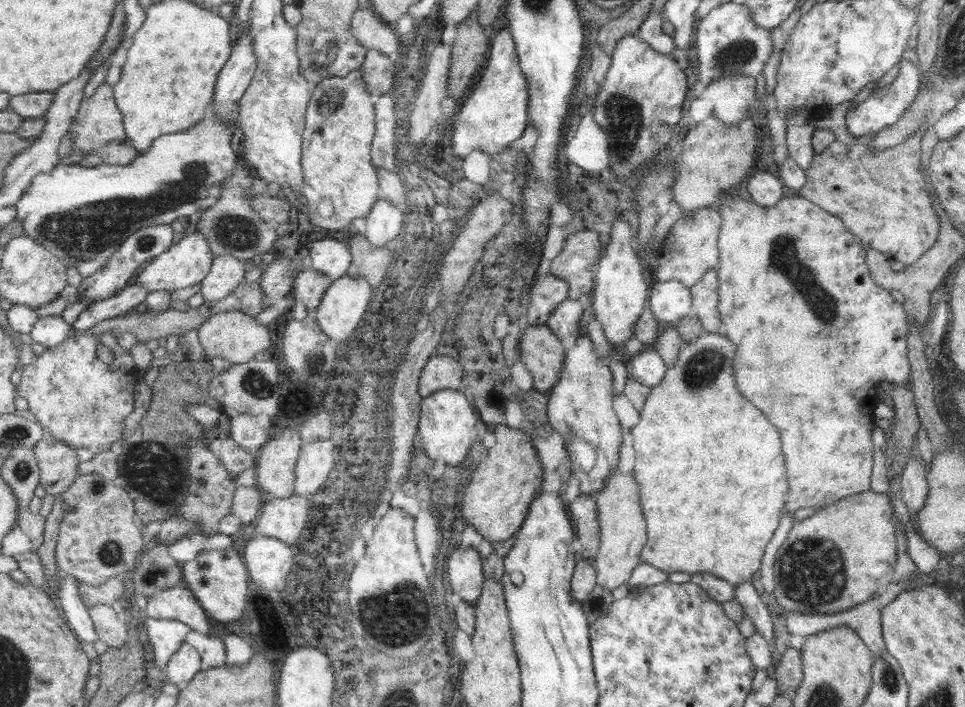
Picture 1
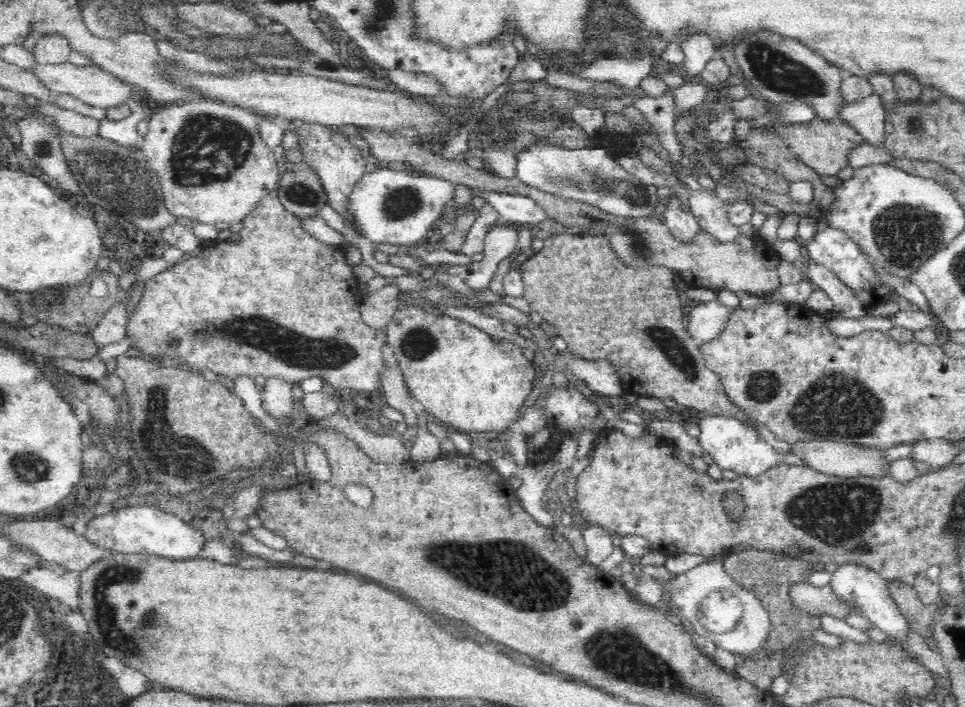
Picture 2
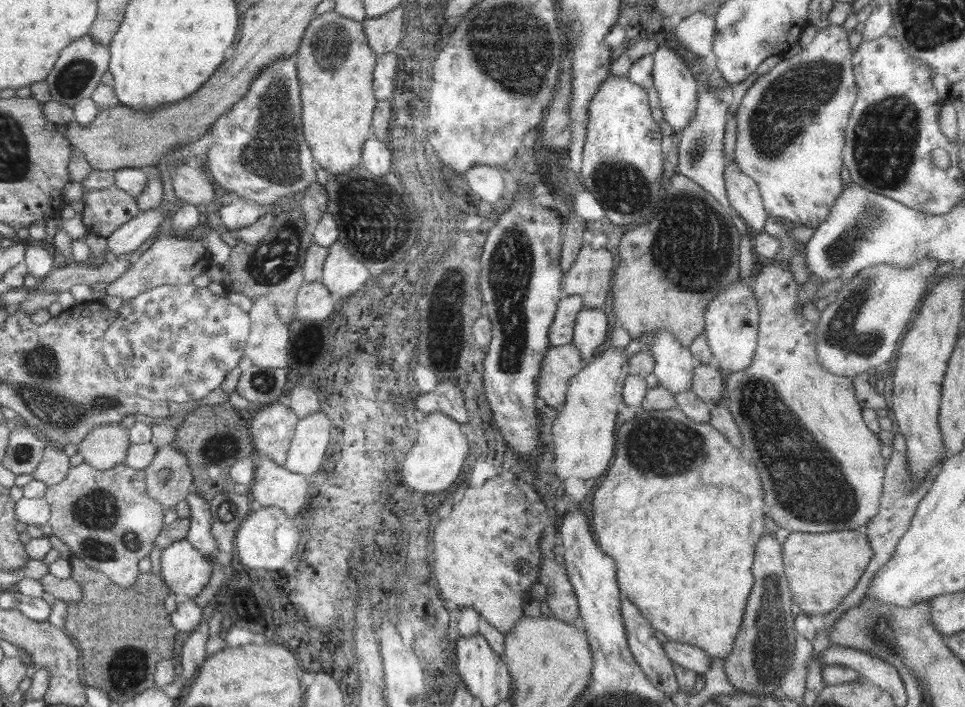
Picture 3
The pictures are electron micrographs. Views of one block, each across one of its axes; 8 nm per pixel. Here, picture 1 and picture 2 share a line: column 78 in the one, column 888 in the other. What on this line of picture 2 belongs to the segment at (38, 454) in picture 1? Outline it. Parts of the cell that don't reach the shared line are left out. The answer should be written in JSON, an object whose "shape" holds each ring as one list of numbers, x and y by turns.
{"shape":[[796,441,791,444,791,453,799,456,808,467,818,472,834,475,837,477,872,477,882,478,889,475,889,464,886,457,883,457,884,450,868,448,859,444,836,441]]}

